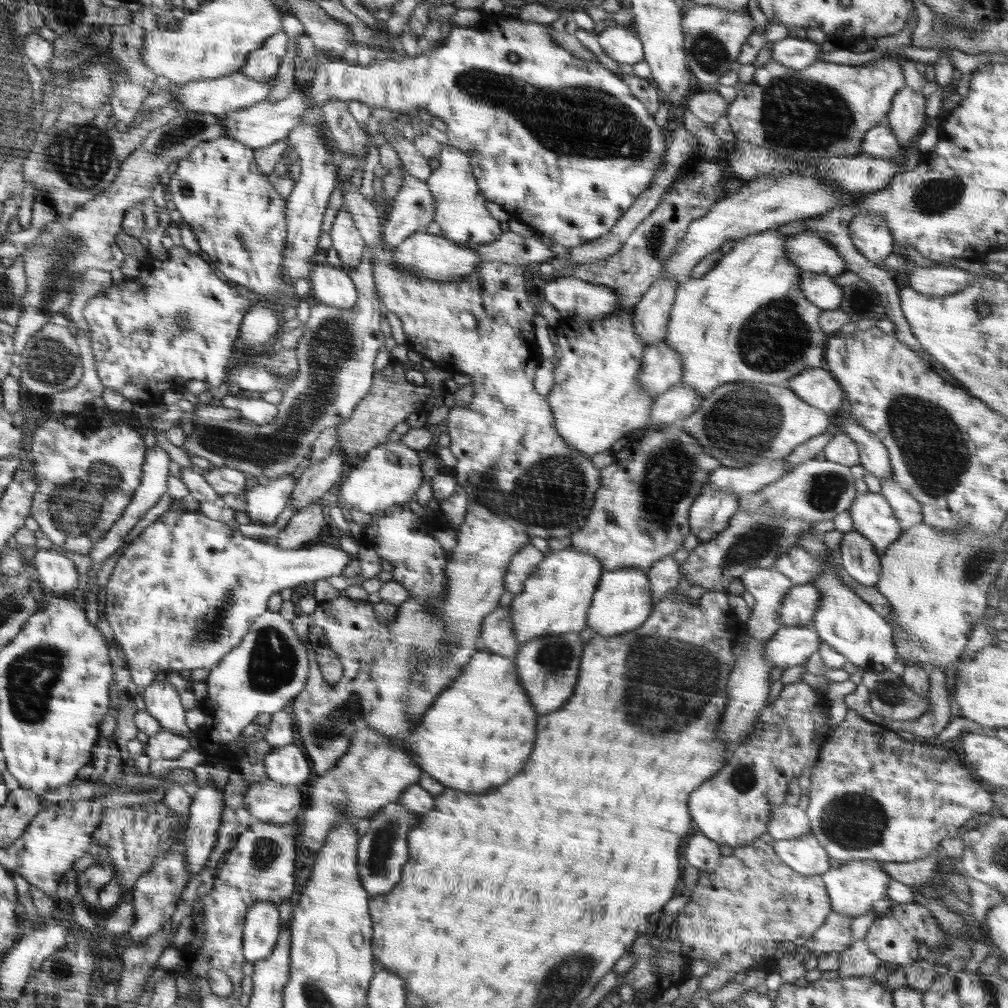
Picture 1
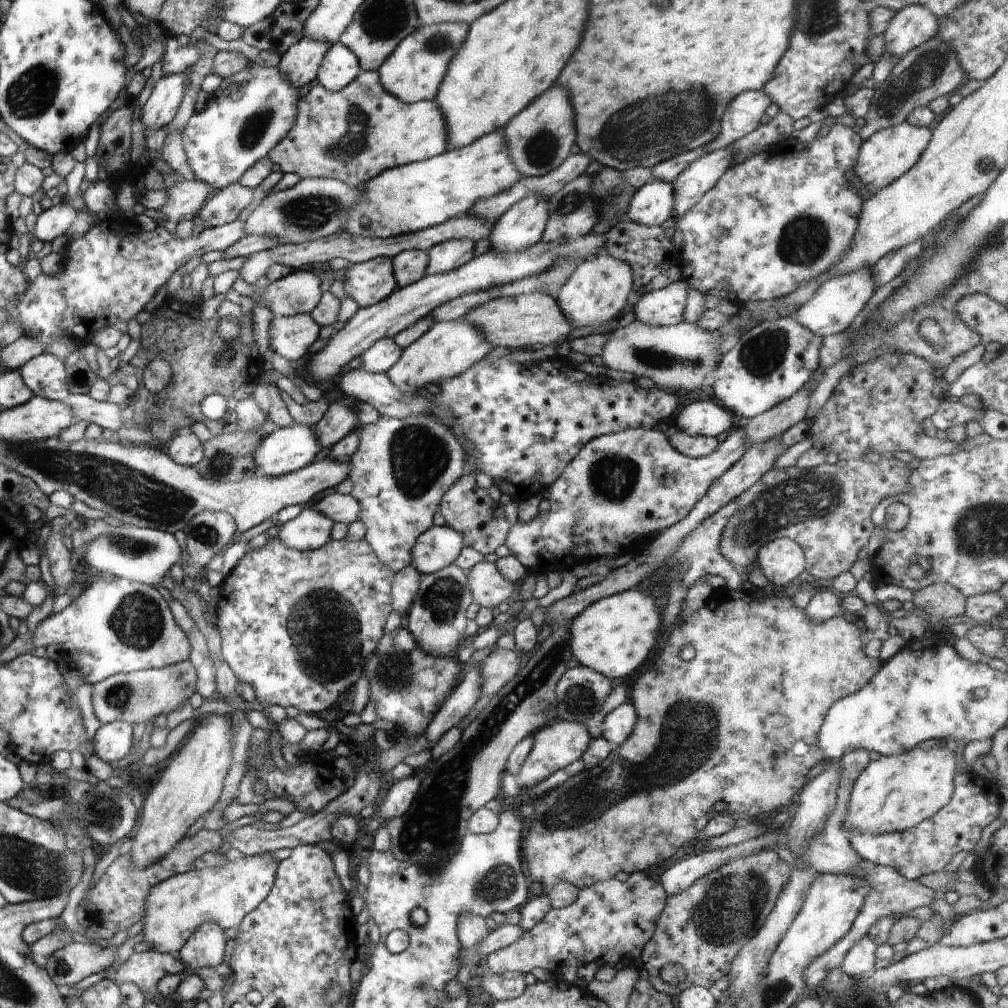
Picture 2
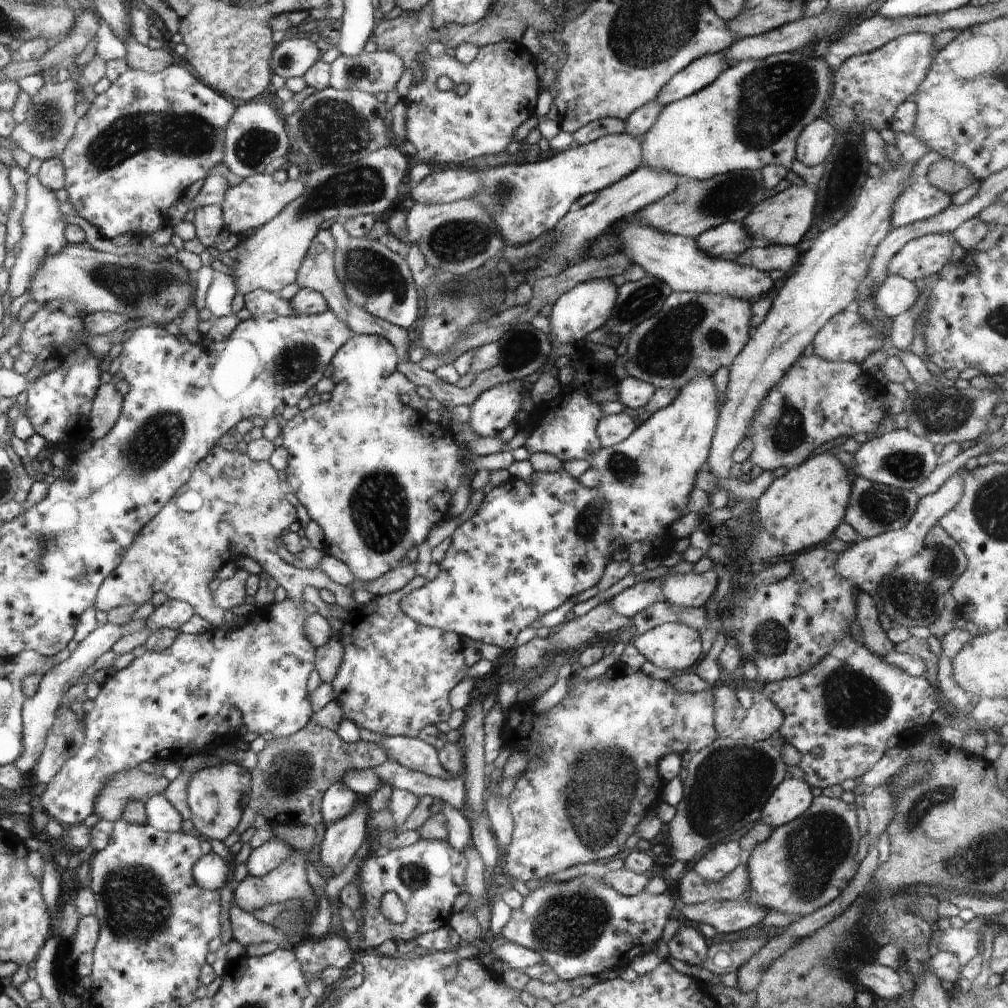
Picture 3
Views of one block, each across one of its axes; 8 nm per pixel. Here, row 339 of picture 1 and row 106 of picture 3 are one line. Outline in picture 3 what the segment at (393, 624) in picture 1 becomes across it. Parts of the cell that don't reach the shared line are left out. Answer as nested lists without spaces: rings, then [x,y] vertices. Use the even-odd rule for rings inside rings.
[[[502,41],[486,45],[478,49],[474,62],[462,64],[458,62],[452,52],[447,51],[442,56],[422,54],[422,82],[410,85],[408,94],[403,98],[406,105],[406,138],[414,145],[420,160],[434,166],[437,164],[464,164],[468,160],[480,156],[494,156],[506,151],[508,144],[514,141],[514,132],[530,116],[534,116],[538,95],[542,89],[536,75],[537,57],[530,53],[520,43]],[[440,76],[446,76],[454,82],[455,86],[466,84],[466,94],[460,96],[454,91],[440,91],[436,82]]]

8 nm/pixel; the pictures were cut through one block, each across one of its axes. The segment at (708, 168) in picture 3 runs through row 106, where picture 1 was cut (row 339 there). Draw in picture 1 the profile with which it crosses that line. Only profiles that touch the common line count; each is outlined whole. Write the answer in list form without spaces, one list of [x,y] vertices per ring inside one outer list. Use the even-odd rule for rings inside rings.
[[[777,228],[753,233],[744,237],[744,239],[736,240],[736,245],[728,254],[724,254],[720,262],[709,273],[702,278],[688,278],[678,285],[672,312],[670,312],[670,320],[667,325],[667,333],[663,338],[672,350],[675,350],[680,356],[683,364],[681,379],[685,386],[693,388],[697,392],[697,396],[706,398],[711,391],[727,382],[748,382],[756,381],[764,384],[778,384],[783,381],[800,374],[802,371],[825,366],[825,346],[828,337],[822,332],[818,325],[818,318],[822,314],[822,310],[818,309],[814,304],[802,294],[799,287],[802,270],[791,263],[786,255],[786,240],[790,236],[782,235],[777,232]]]

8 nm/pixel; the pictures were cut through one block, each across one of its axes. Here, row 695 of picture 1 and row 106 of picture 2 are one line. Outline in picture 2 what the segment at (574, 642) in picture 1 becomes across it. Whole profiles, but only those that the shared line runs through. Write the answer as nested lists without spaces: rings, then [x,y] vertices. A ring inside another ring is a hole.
[[[554,84],[542,96],[534,99],[518,116],[502,129],[508,154],[521,177],[543,177],[558,168],[568,156],[576,140],[574,112],[566,90]]]

